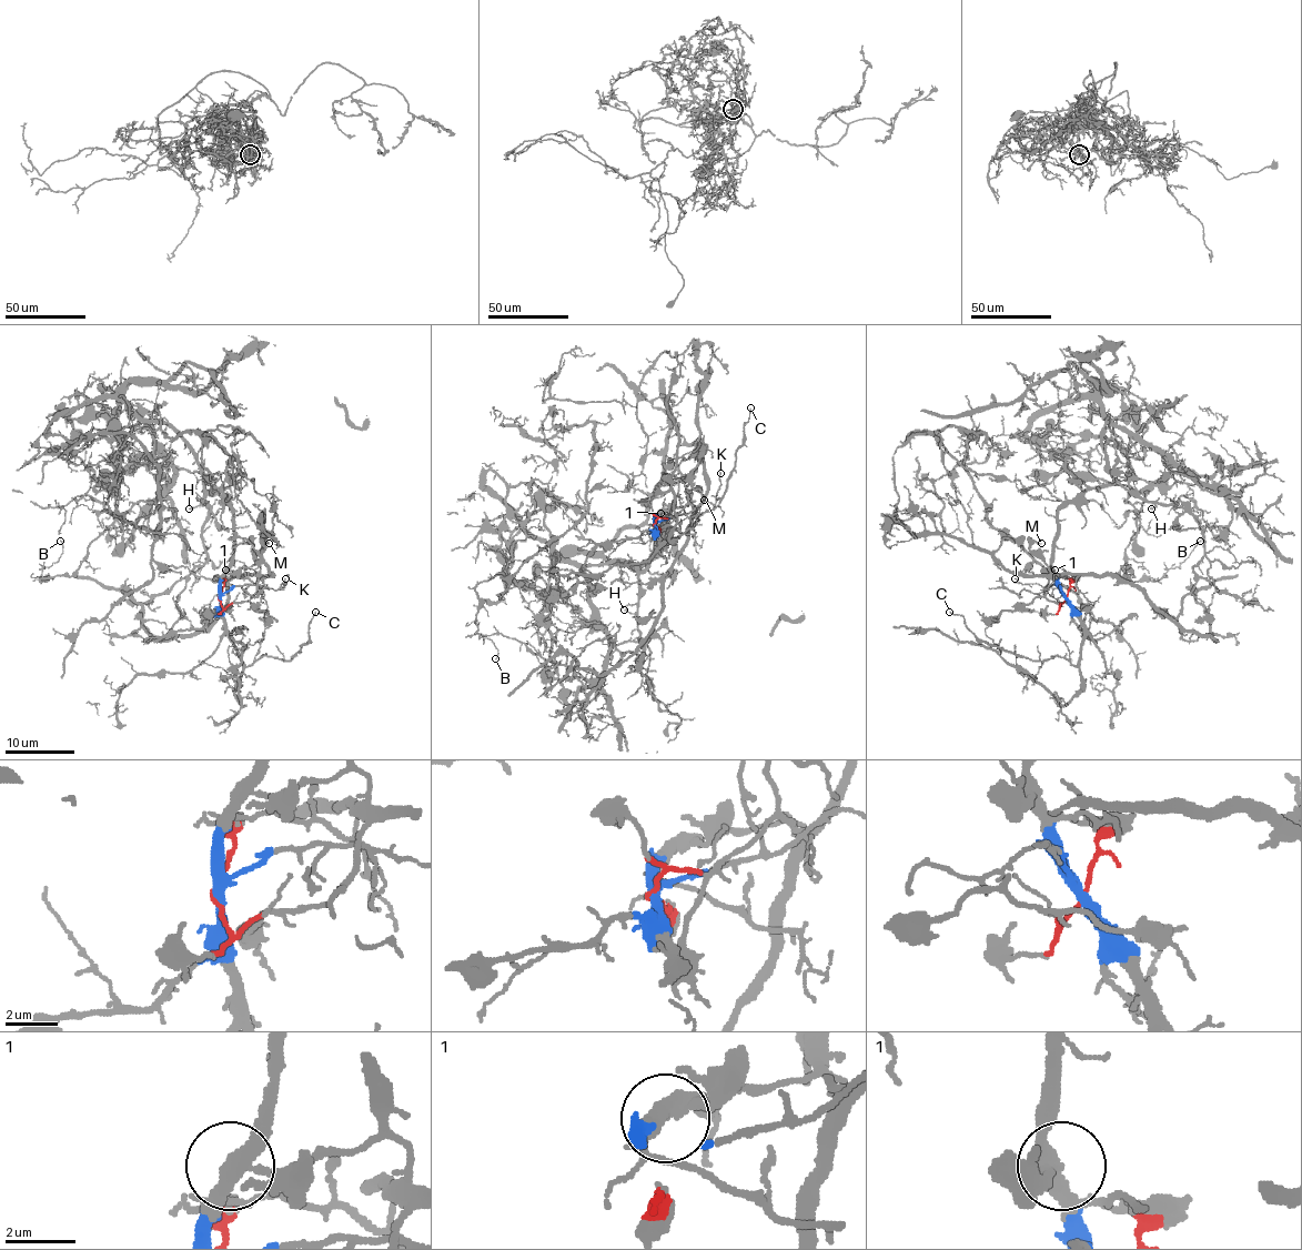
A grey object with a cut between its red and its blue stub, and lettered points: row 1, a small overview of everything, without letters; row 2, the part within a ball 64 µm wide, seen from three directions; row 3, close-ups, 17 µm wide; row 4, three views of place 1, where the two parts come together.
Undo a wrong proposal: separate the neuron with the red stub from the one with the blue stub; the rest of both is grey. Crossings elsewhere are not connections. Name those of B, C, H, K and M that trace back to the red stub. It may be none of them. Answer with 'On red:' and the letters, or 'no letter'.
On red: M

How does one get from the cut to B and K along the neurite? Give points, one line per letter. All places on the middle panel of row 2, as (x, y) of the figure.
B: (653, 525), (665, 510), (649, 563), (585, 568), (594, 587), (540, 598), (495, 574), (475, 587), (495, 659)
K: (653, 525), (693, 511), (704, 503), (714, 504), (720, 473)

